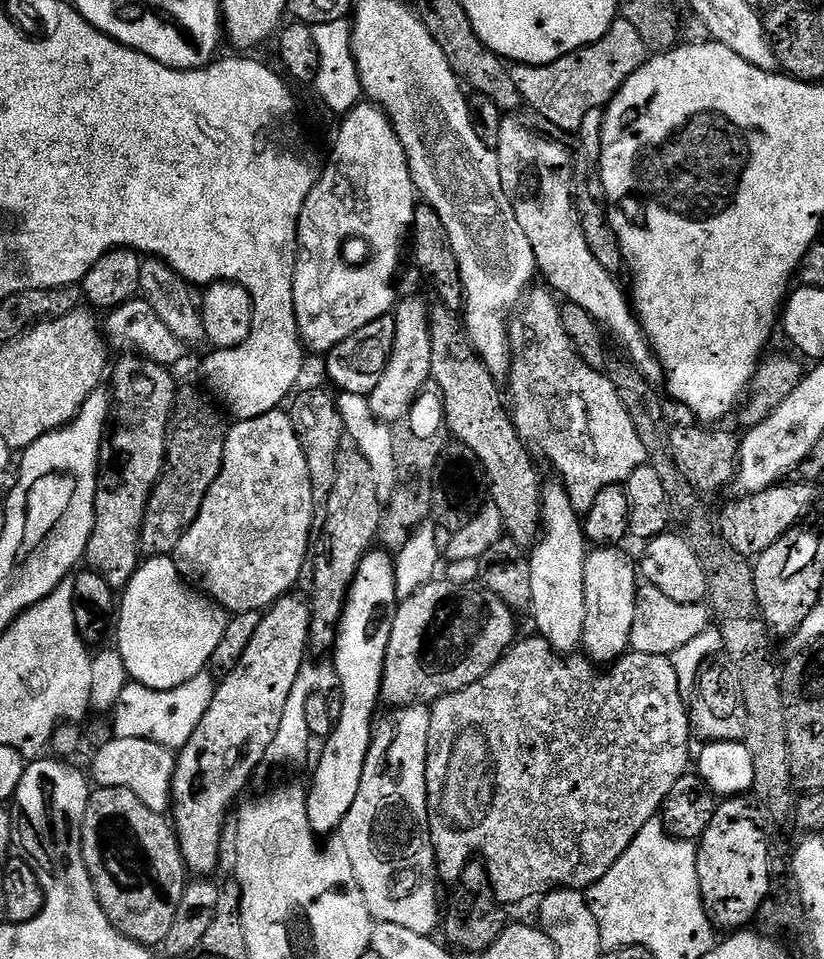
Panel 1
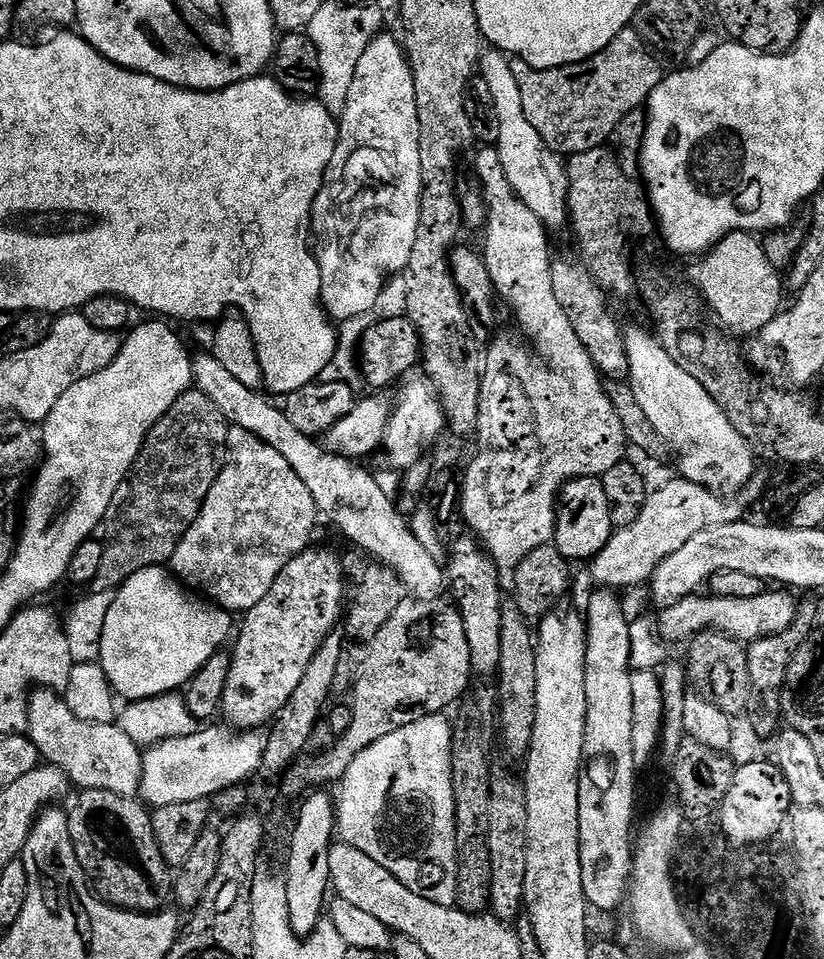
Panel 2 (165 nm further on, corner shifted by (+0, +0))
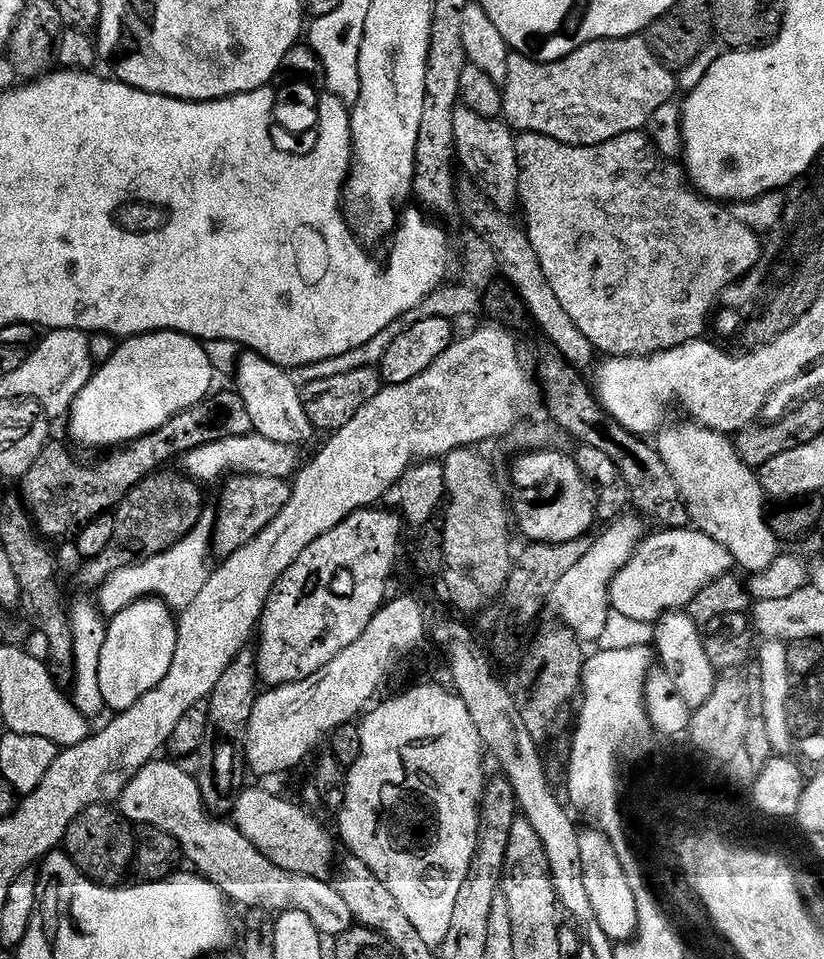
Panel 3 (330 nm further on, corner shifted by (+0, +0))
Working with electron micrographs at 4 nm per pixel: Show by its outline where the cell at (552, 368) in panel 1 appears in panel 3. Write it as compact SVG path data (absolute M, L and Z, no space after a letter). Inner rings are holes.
M463 106L457 107L454 114L454 142L459 167L468 179L496 208L511 213L517 207L518 162L516 158L516 136L507 123L499 119L482 118Z

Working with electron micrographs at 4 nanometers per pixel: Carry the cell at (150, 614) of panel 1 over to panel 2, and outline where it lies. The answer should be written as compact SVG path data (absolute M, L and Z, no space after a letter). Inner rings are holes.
M161 566L159 568L147 568L146 570L138 570L138 574L130 577L126 583L113 595L112 605L110 611L106 613L106 626L102 626L102 638L100 639L100 658L99 665L104 668L105 676L109 680L112 691L117 697L125 701L131 702L134 700L153 700L156 696L166 696L175 693L177 690L183 689L189 680L194 678L194 674L198 674L198 670L202 670L204 663L214 655L214 653L221 651L225 647L224 644L234 632L234 624L232 628L232 620L234 620L233 613L228 612L225 608L219 607L211 602L201 602L195 595L189 594L186 591L185 585L177 580L175 575L167 567Z

